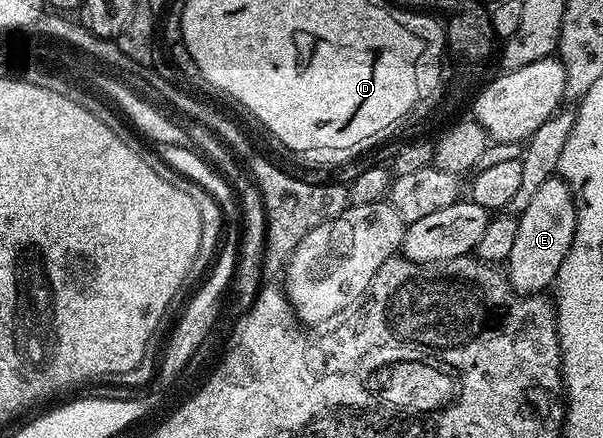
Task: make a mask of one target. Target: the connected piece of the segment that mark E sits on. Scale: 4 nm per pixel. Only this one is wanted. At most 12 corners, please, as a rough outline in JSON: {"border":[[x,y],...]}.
{"border":[[550,176],[519,215],[505,262],[543,294],[573,246],[575,195]]}

